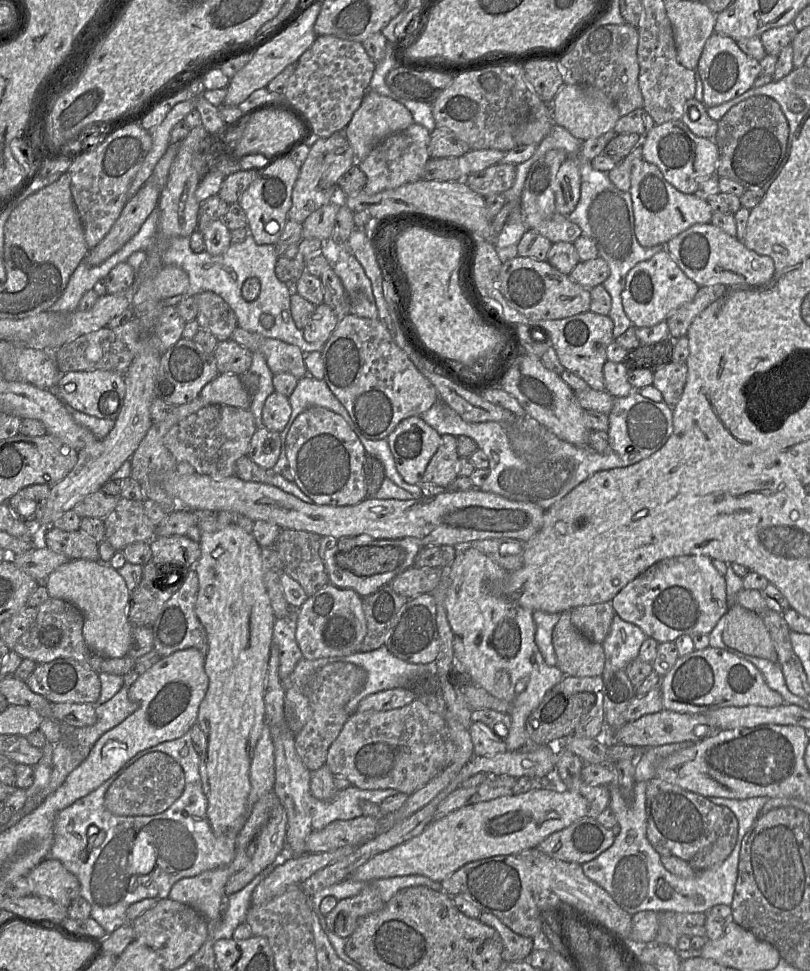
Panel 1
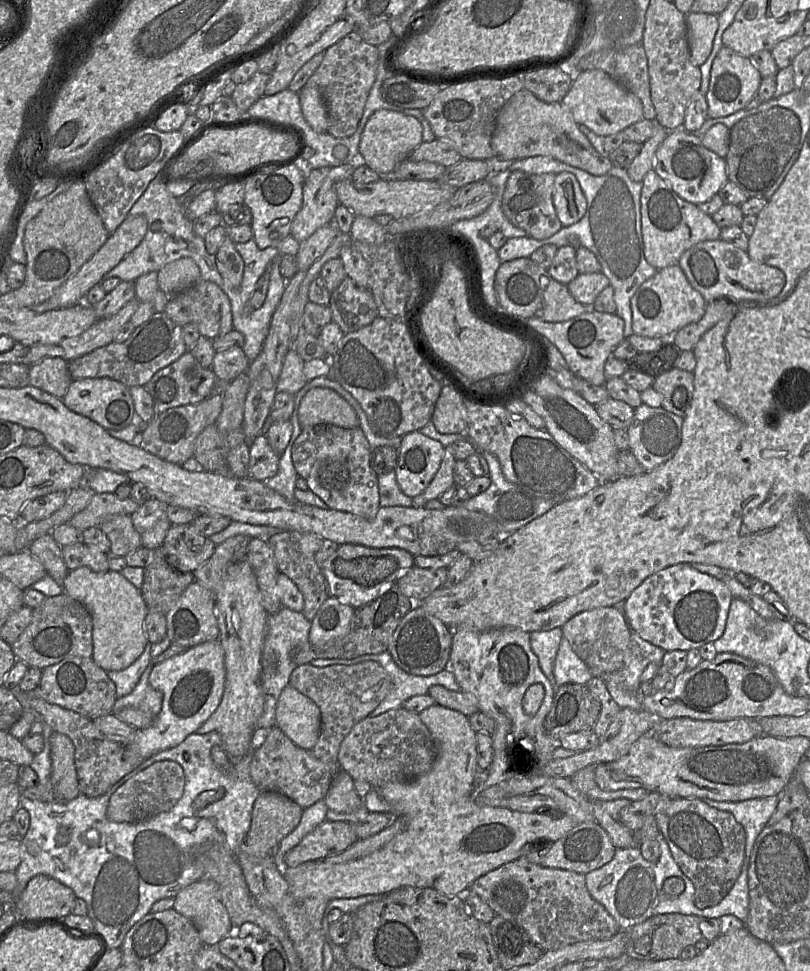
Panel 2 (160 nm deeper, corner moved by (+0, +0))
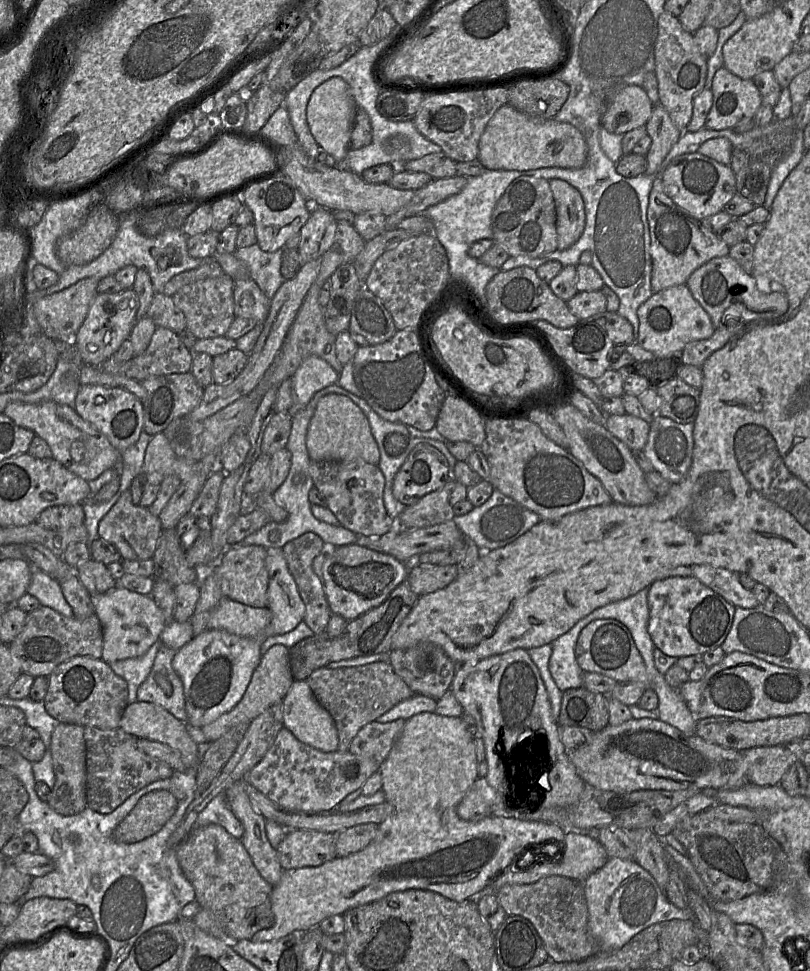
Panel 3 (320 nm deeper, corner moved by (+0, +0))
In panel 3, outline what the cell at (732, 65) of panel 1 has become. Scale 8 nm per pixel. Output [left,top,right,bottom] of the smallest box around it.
[705,66,762,130]

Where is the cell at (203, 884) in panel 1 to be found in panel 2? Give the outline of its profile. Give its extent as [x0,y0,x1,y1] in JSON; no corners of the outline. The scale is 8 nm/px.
[173,879,232,947]

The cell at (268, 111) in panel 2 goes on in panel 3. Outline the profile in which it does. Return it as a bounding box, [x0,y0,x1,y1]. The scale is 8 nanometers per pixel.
[259,105,297,150]

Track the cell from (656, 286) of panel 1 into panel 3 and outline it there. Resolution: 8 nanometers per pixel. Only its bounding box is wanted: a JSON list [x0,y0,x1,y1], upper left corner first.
[636,284,715,357]

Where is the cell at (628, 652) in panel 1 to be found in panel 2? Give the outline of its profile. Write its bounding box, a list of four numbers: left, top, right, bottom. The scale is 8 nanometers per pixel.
[594,632,665,710]

